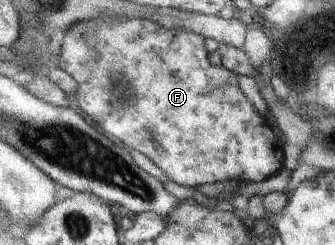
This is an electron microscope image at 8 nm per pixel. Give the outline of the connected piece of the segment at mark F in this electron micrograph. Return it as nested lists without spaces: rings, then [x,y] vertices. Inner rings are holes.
[[[110,16],[74,24],[59,39],[59,63],[66,73],[69,73],[79,83],[76,99],[81,110],[95,121],[109,137],[116,137],[127,149],[137,149],[150,159],[165,175],[178,185],[193,187],[196,192],[203,185],[210,185],[230,180],[266,181],[272,175],[284,169],[284,149],[279,135],[273,131],[272,125],[264,119],[261,113],[250,103],[250,99],[238,87],[239,75],[232,73],[223,66],[214,66],[208,61],[208,51],[204,36],[183,29],[164,29],[162,25],[150,19],[124,19],[120,16]]]

